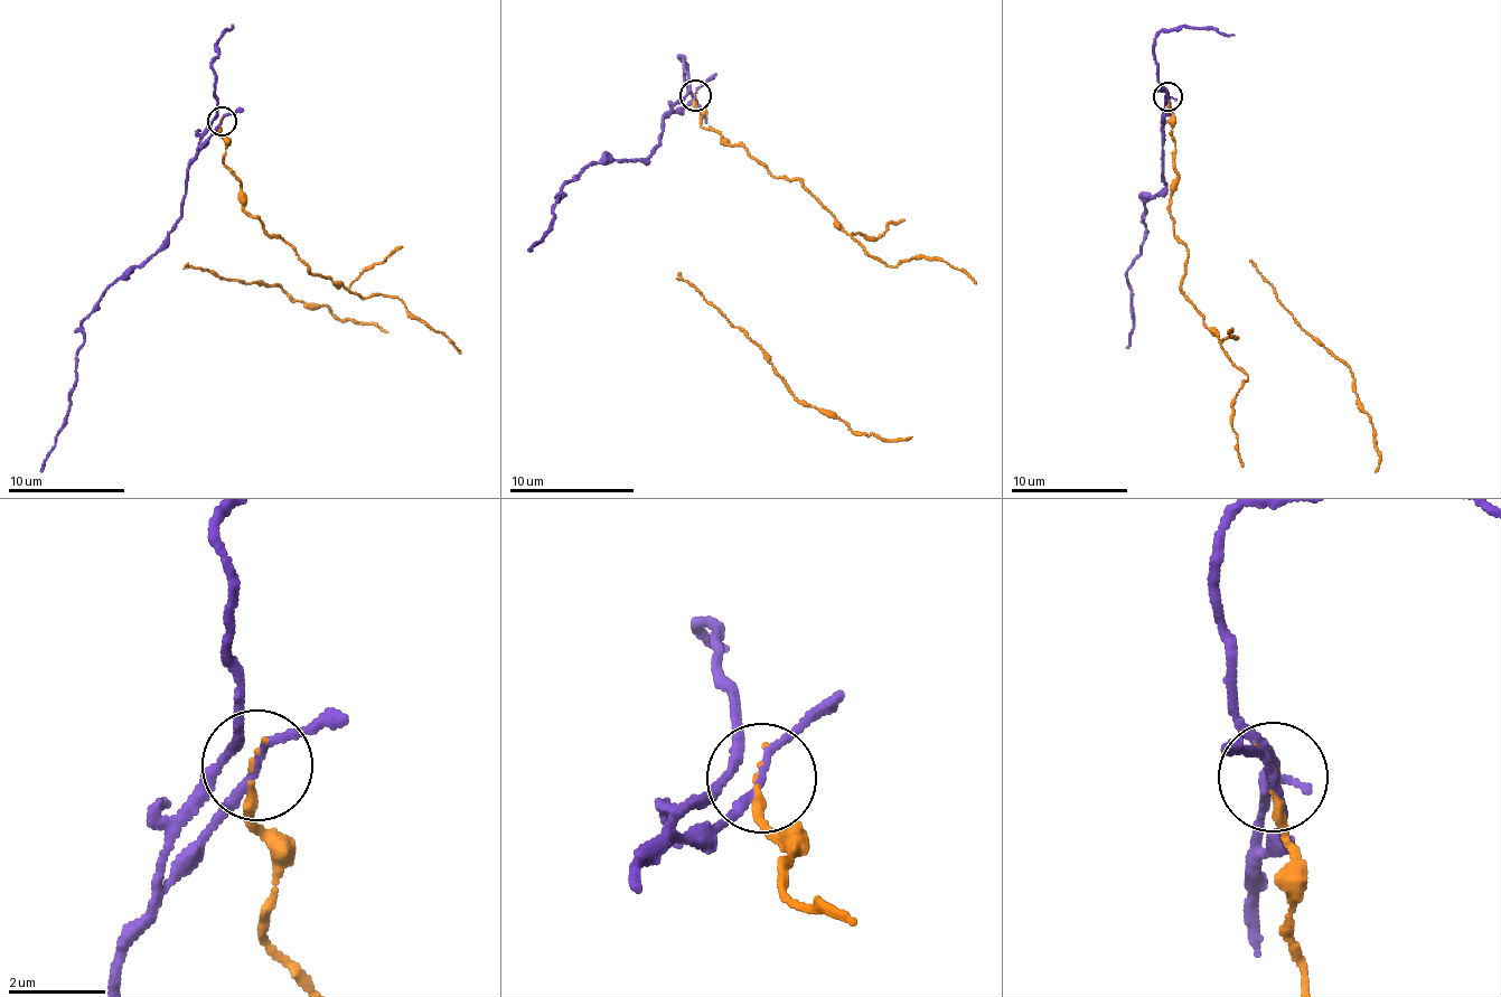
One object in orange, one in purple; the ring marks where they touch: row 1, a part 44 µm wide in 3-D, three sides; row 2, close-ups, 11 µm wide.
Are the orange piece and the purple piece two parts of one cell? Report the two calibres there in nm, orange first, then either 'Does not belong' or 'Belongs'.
Thickness 100 nm (orange) against 130 nm. Does not belong

